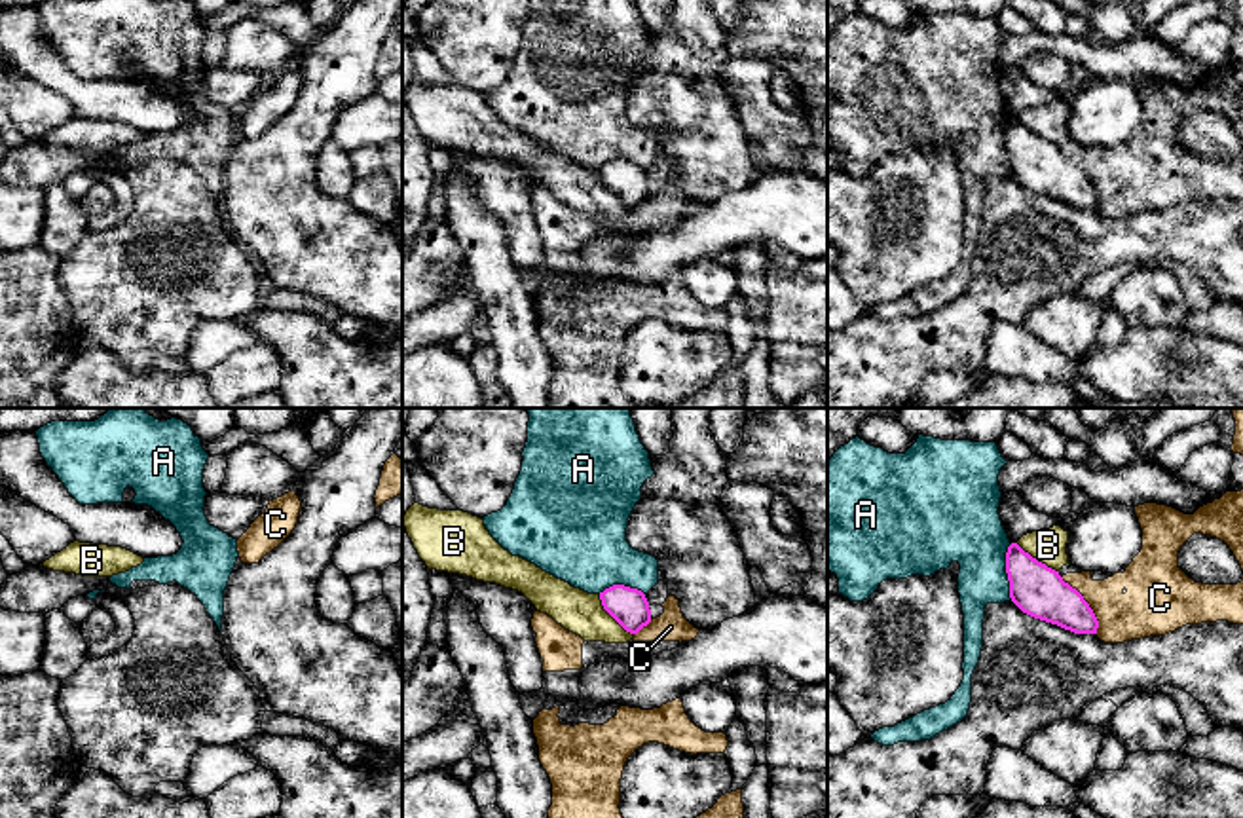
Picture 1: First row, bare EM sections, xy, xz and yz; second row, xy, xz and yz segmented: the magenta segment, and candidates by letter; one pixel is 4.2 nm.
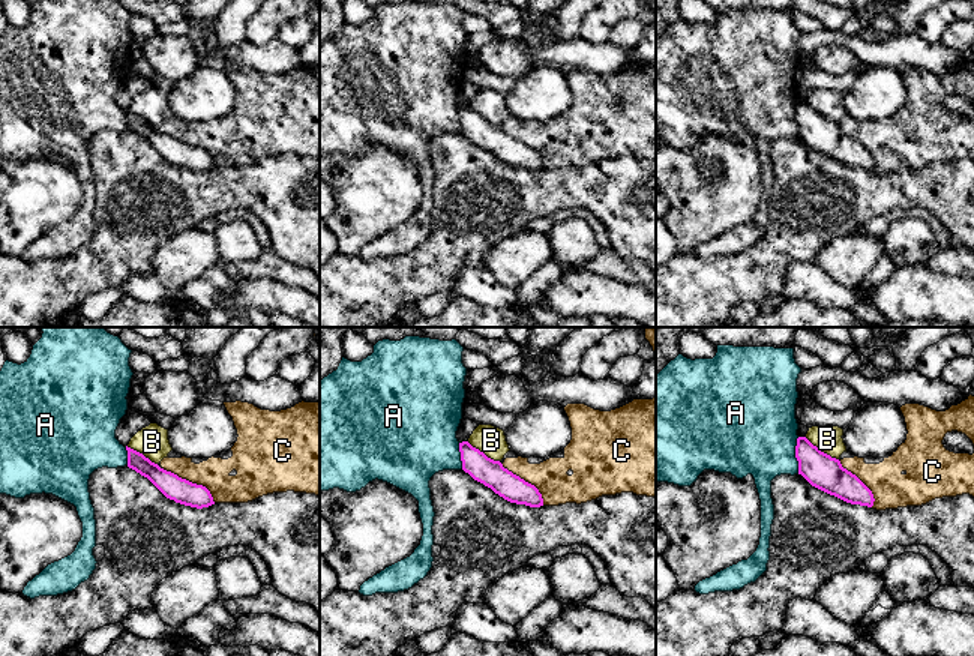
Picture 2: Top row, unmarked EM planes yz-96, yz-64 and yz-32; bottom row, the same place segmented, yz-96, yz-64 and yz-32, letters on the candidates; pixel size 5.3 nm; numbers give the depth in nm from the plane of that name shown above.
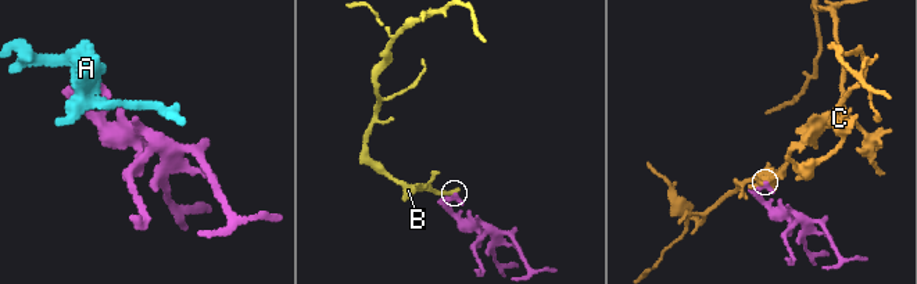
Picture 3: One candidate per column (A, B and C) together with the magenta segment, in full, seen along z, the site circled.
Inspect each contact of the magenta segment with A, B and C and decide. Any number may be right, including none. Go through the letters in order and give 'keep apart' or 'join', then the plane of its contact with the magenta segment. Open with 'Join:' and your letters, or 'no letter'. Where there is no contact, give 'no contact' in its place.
Join: no letter
A: keep apart | yz
B: keep apart | xz
C: keep apart | yz

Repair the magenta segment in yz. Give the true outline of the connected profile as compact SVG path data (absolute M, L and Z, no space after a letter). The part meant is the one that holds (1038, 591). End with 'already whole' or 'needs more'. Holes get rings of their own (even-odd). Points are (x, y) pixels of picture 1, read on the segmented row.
M1017 543L1008 547L1006 573L1010 598L1023 613L1074 634L1097 634L1099 621L1084 596Z | already whole

